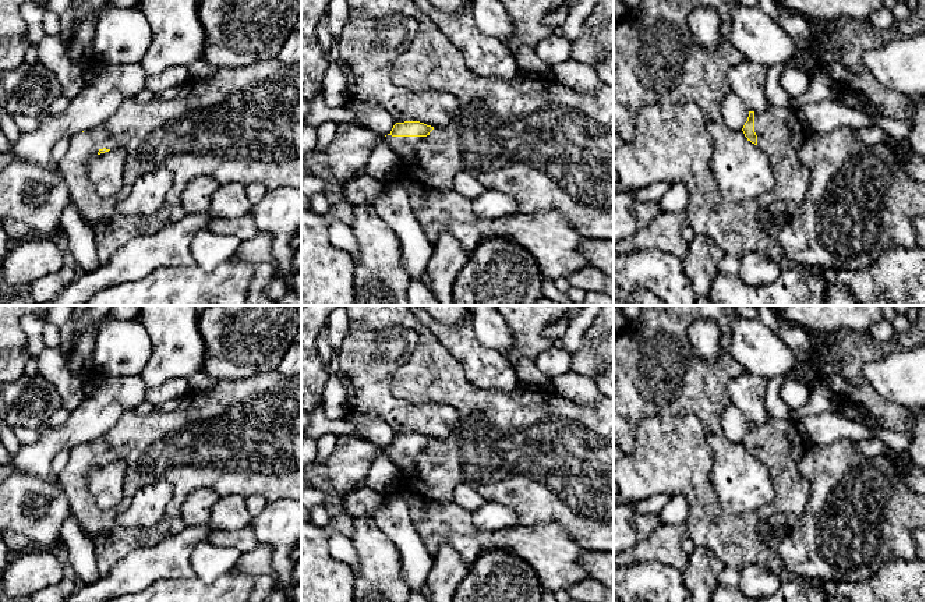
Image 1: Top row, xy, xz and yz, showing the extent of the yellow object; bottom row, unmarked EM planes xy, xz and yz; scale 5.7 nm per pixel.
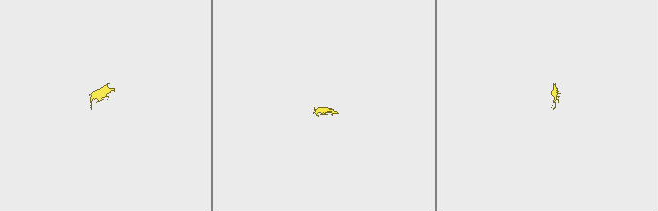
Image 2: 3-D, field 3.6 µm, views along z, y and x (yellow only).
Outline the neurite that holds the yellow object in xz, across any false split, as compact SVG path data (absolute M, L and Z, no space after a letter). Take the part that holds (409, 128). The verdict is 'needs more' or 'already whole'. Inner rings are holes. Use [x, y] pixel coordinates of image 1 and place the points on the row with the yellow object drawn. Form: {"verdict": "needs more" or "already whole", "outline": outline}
{"verdict": "needs more", "outline": "M347 0L363 10L368 25L381 25L390 14L400 14L416 24L409 49L392 61L392 82L410 91L442 91L459 102L459 111L443 128L420 121L396 123L385 145L399 157L404 171L424 185L450 192L453 178L469 173L488 188L515 198L519 213L558 210L586 238L614 240L614 86L602 84L598 92L579 92L547 75L517 74L510 79L480 77L471 72L460 50L418 8L414 0Z"}

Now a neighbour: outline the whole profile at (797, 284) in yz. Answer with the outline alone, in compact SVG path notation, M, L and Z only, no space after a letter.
M788 265L773 284L761 287L745 284L738 275L717 275L708 298L713 305L823 305L827 288L828 283L820 269Z

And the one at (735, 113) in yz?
M729 92L721 103L721 113L729 128L742 130L749 117L749 109L734 92Z

